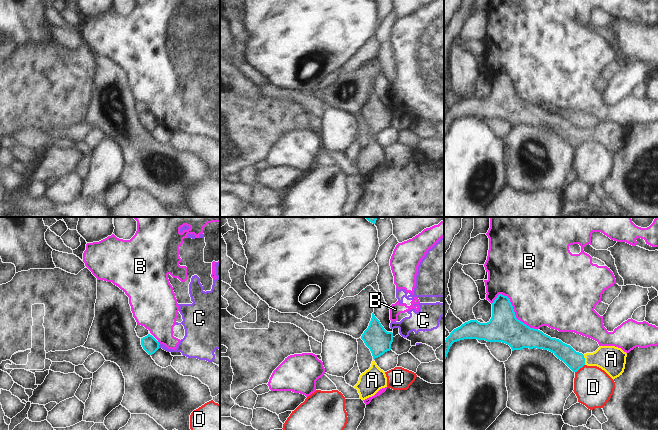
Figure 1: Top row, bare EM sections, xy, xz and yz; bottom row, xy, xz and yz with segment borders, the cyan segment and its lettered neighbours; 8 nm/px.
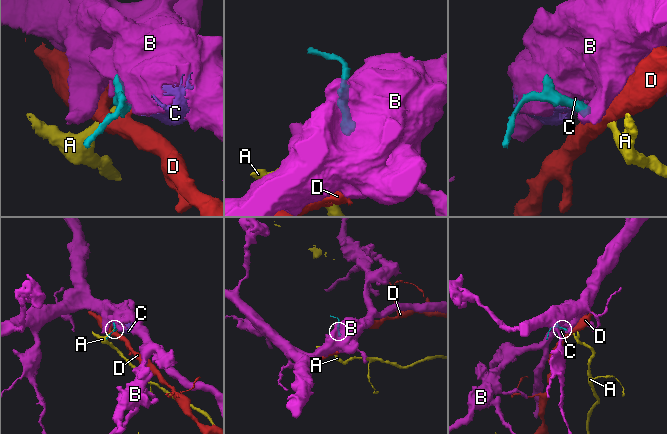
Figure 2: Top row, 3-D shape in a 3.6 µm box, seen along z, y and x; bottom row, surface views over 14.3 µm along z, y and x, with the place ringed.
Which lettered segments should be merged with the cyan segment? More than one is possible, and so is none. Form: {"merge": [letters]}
{"merge": ["A"]}

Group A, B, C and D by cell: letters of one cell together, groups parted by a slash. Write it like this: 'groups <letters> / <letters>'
groups A / B C / D

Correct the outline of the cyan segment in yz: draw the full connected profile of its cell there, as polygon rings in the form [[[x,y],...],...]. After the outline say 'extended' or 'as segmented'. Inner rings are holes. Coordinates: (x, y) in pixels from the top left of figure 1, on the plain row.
[[[502,70],[492,79],[492,93],[489,98],[470,96],[450,109],[444,117],[444,136],[452,120],[464,115],[502,118],[509,121],[512,127],[523,124],[548,126],[573,148],[577,148],[584,141],[597,142],[613,156],[624,148],[627,133],[626,128],[615,122],[600,122],[595,128],[584,131],[576,128],[561,116],[551,114],[518,96],[510,75]]]; extended

